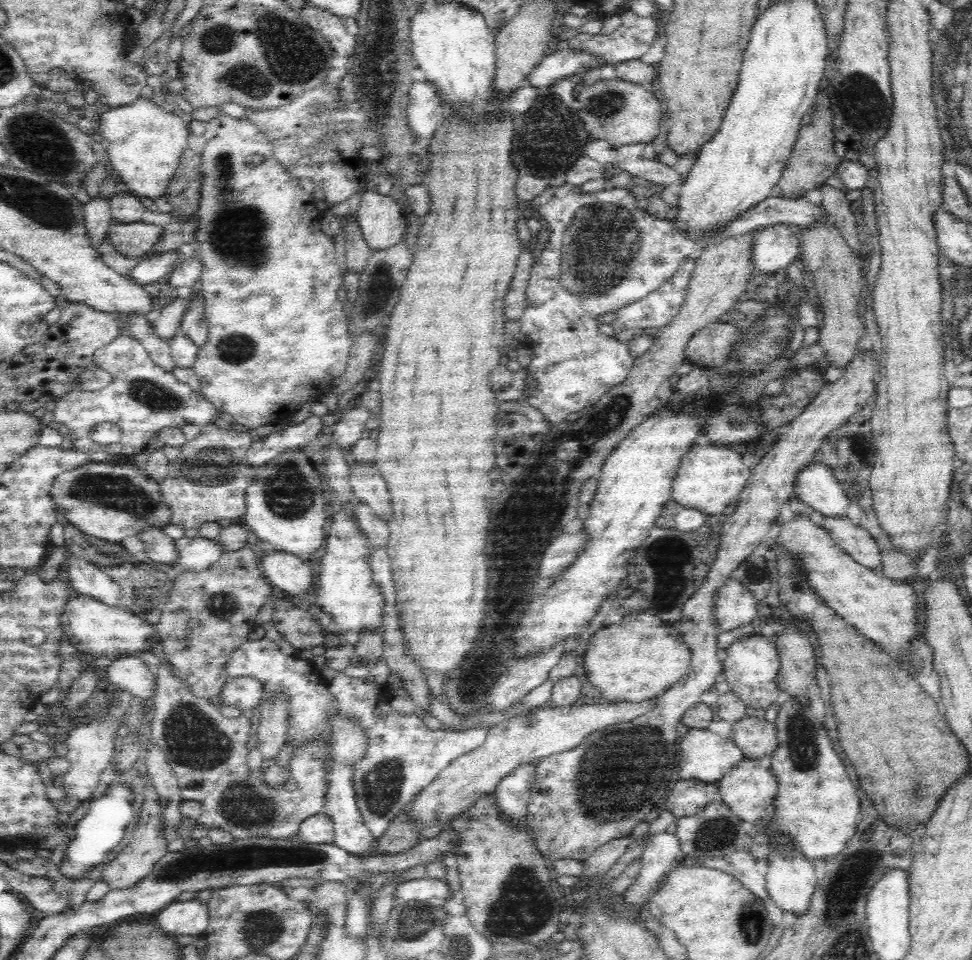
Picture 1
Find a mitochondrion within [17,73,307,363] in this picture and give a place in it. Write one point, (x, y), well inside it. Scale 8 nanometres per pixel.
(235, 233)

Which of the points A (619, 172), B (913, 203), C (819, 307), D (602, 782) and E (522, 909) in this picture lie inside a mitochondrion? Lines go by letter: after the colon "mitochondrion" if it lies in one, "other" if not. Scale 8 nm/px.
A: other
B: other
C: other
D: mitochondrion
E: mitochondrion

